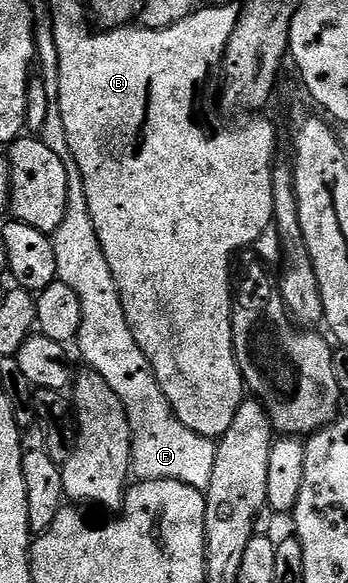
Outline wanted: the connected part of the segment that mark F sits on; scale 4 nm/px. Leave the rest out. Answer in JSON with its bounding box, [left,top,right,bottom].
[35,23,217,491]

